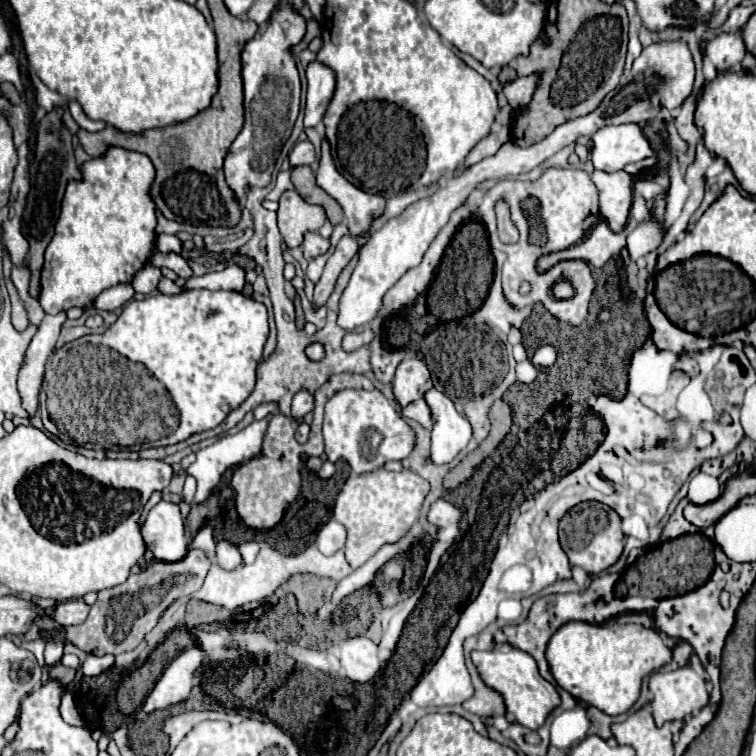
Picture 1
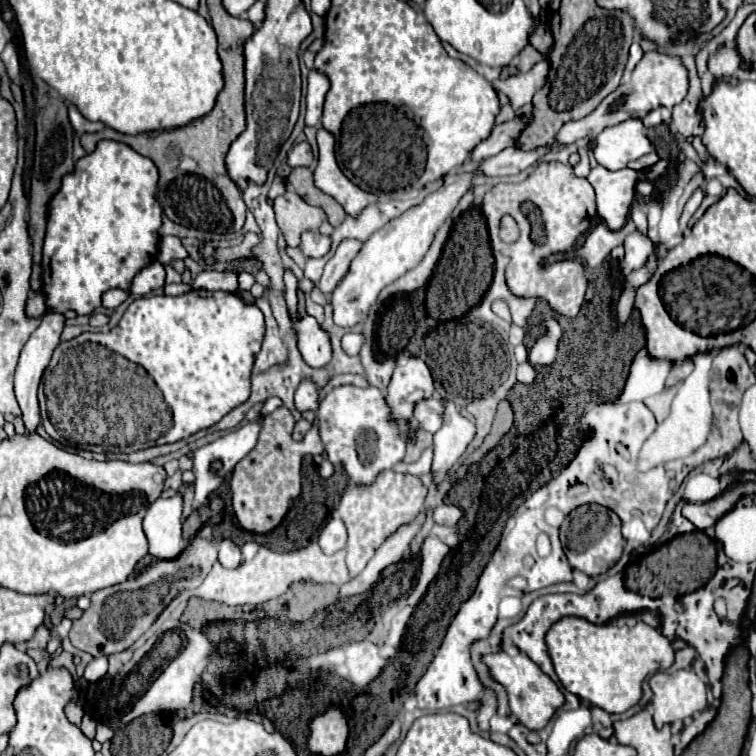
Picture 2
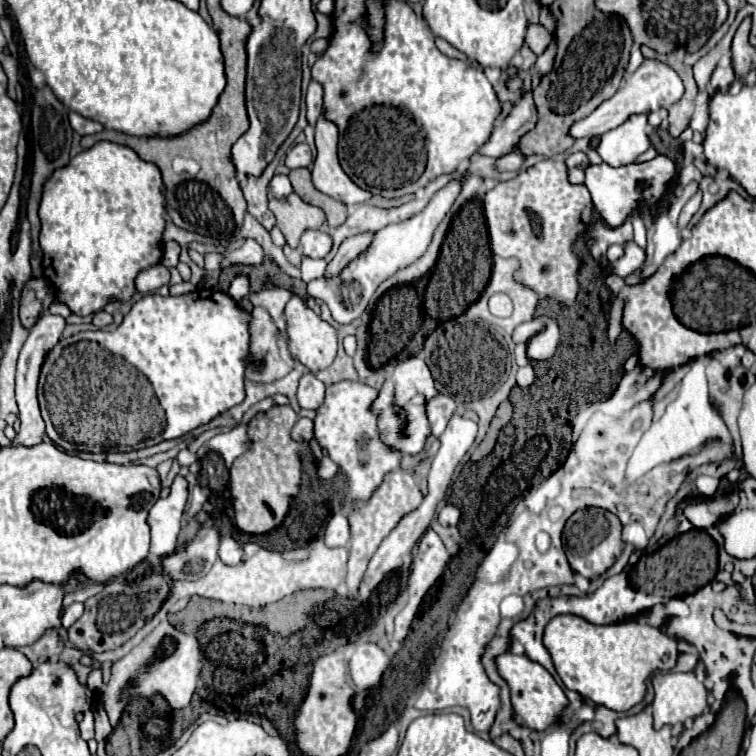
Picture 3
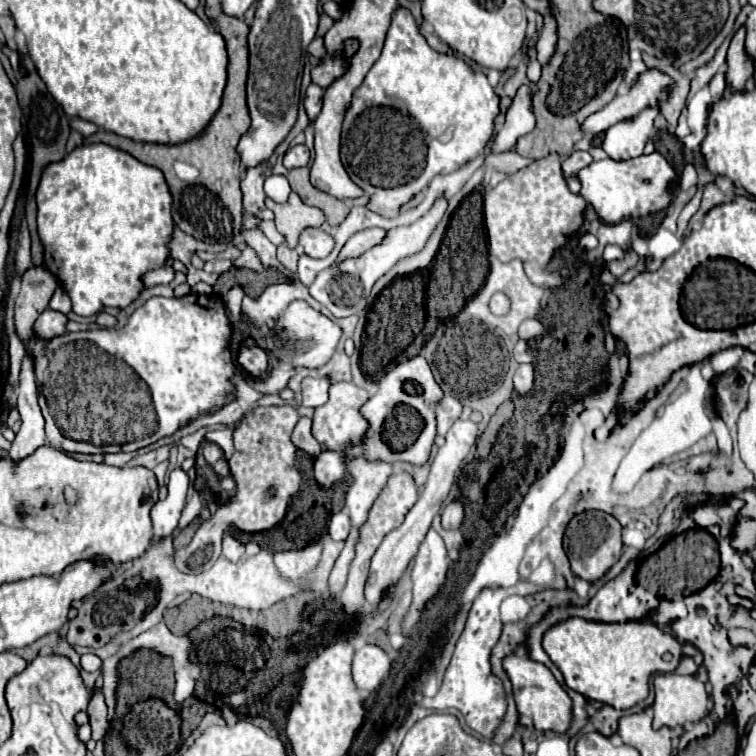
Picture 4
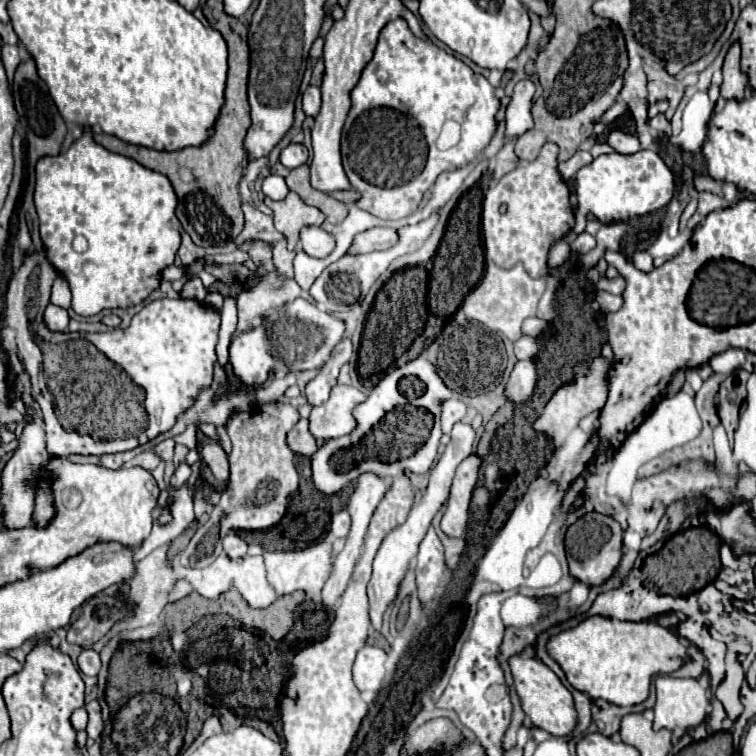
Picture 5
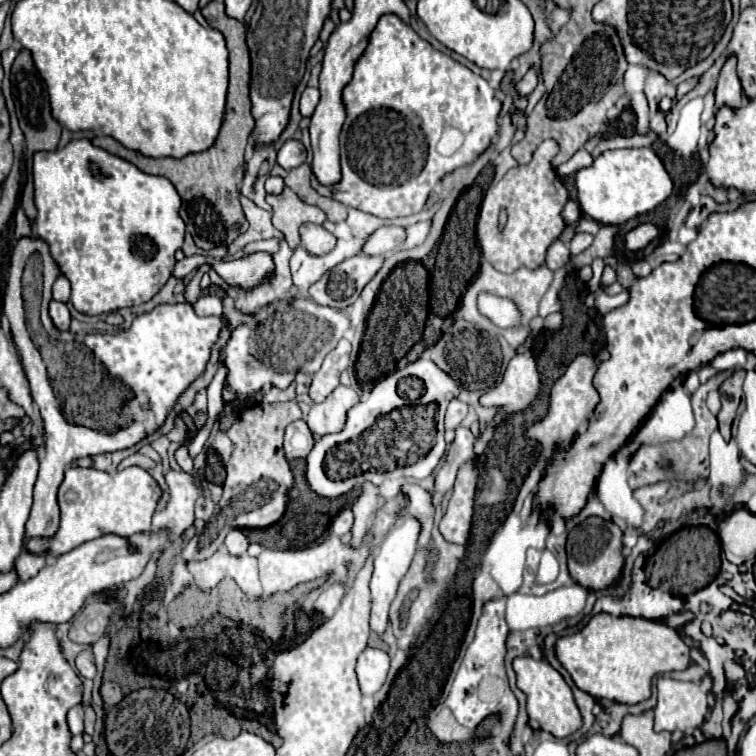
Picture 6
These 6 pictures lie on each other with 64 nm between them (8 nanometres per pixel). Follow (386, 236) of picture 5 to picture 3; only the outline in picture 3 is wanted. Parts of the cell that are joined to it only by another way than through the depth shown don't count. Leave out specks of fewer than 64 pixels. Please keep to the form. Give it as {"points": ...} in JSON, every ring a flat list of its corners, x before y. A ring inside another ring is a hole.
{"points":[[360,234,360,236,352,236,348,240,344,240,336,252,336,256,332,258,332,262,326,266,326,278,338,276,342,272,342,268,356,258,360,252,364,252,368,248,368,244,372,242,372,234]]}

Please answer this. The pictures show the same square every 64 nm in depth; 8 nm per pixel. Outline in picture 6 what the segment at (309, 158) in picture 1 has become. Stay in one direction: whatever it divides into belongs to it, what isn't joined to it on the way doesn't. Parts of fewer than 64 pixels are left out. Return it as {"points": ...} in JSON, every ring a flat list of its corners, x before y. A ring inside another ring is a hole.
{"points":[[288,140,280,150,278,150,278,164,284,170,292,170,300,164,306,162,306,148,300,140]]}

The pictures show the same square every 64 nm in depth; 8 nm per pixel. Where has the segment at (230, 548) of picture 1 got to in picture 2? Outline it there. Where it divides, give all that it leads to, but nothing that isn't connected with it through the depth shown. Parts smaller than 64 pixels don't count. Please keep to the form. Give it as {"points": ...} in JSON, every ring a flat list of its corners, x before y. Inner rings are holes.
{"points":[[222,540,218,544,218,562,224,568,236,568,242,562,242,554,240,548,232,542,232,540]]}

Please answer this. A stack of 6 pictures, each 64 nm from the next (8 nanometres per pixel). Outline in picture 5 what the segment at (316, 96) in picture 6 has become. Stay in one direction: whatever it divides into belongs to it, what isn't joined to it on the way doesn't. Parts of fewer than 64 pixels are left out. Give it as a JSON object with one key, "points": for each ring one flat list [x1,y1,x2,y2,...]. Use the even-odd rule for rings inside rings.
{"points":[[308,86,308,90,302,96,302,108,306,116,316,116,320,110,320,88,318,86]]}

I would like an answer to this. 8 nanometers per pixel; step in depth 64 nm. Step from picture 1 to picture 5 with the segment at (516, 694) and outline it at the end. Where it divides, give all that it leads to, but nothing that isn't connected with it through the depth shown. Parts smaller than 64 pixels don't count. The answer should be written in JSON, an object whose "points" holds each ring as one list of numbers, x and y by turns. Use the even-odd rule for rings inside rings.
{"points":[[524,652,512,656,508,660,508,666,512,670,514,688,516,694,520,696,522,710,526,716,530,716,532,724,554,736,568,736,576,726,576,710,574,710,572,694,558,680,558,676,544,662,540,662,536,657,529,657]]}

